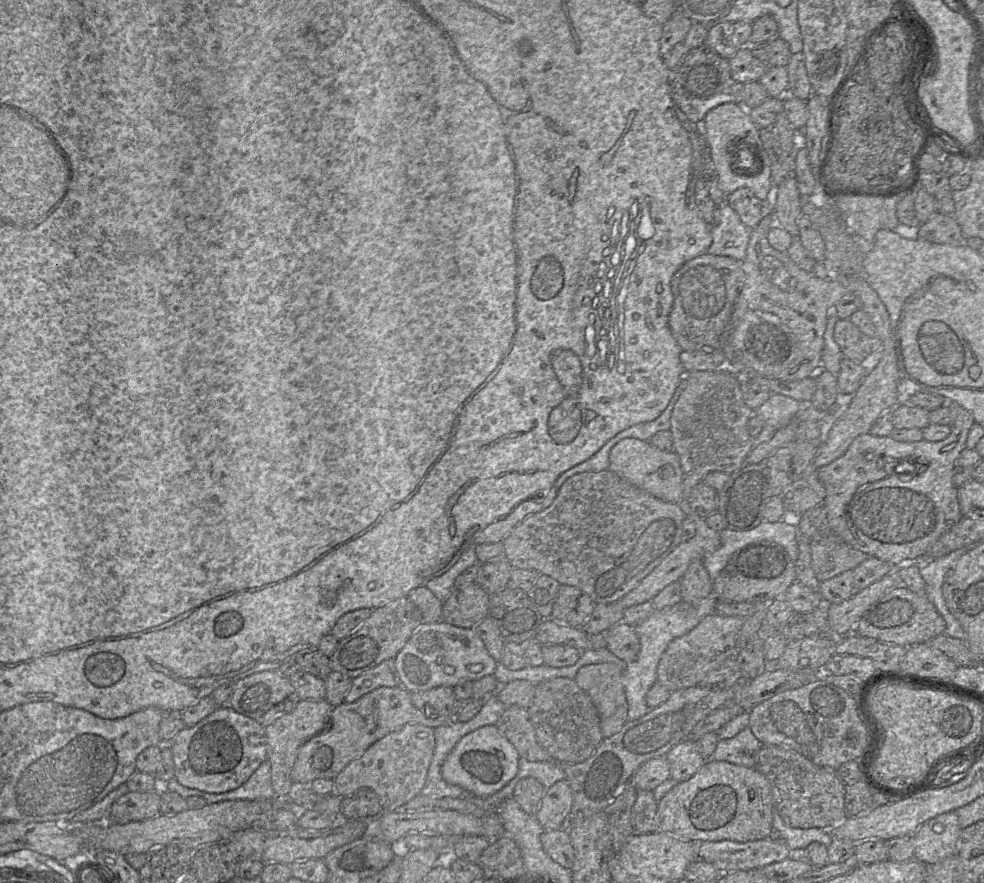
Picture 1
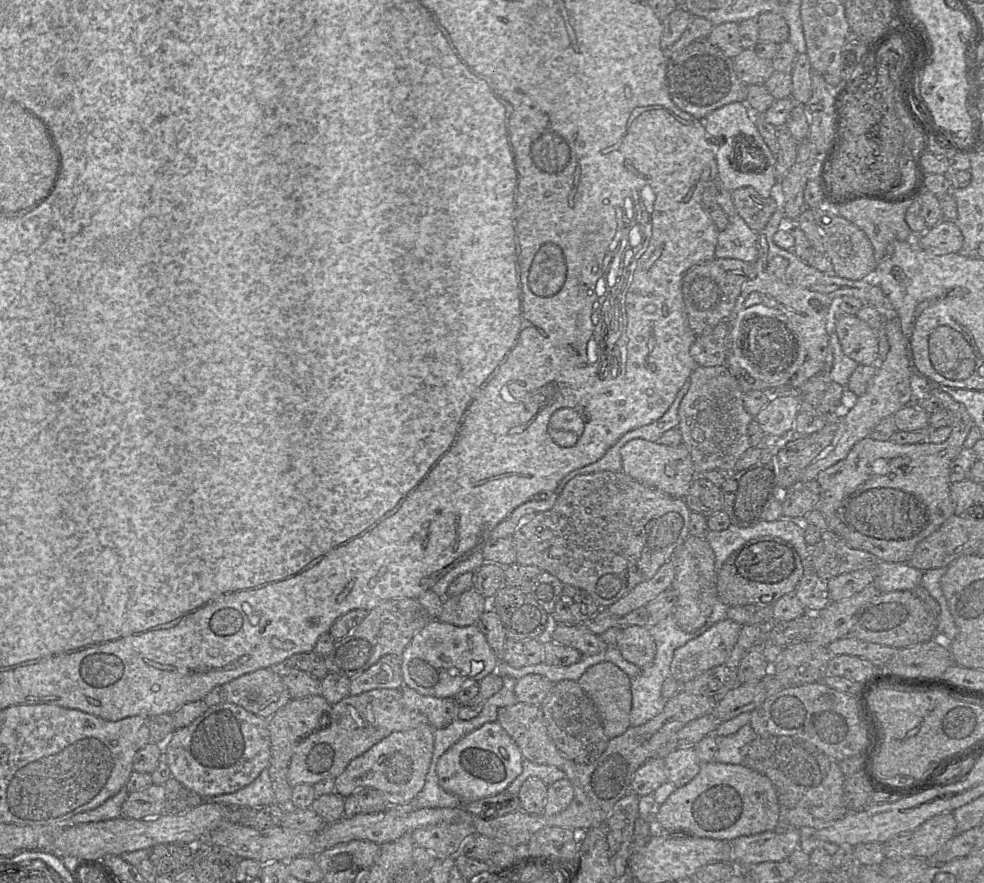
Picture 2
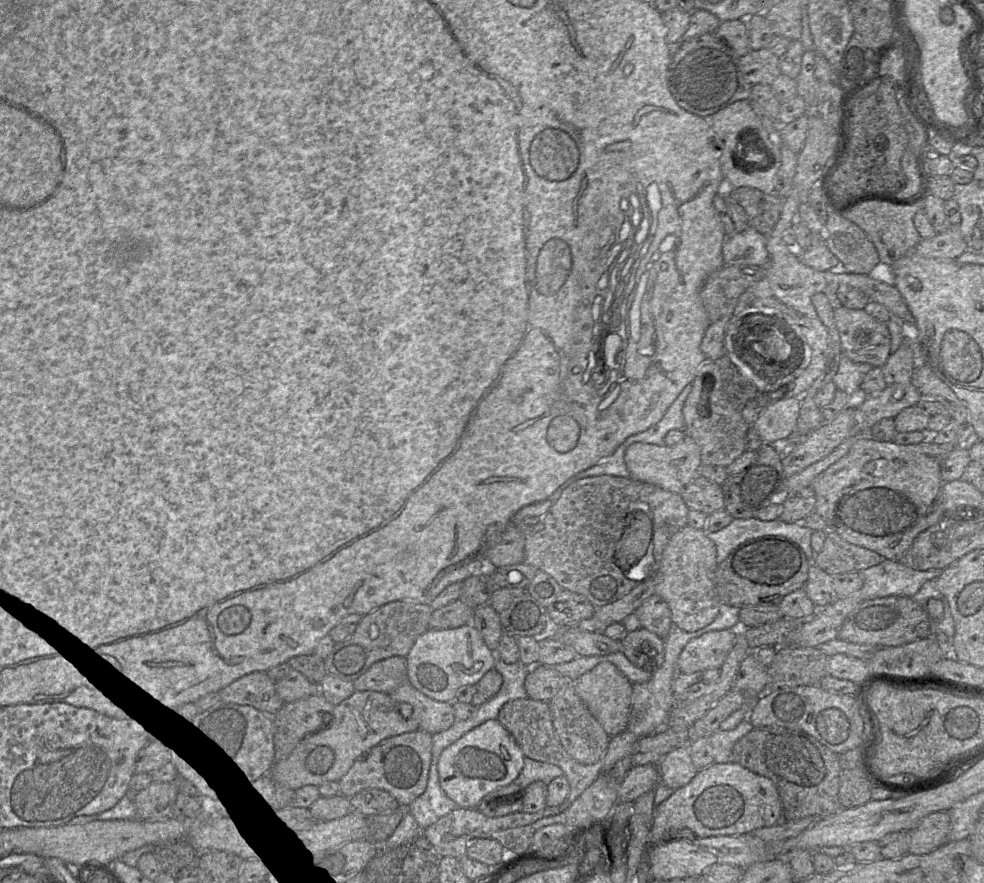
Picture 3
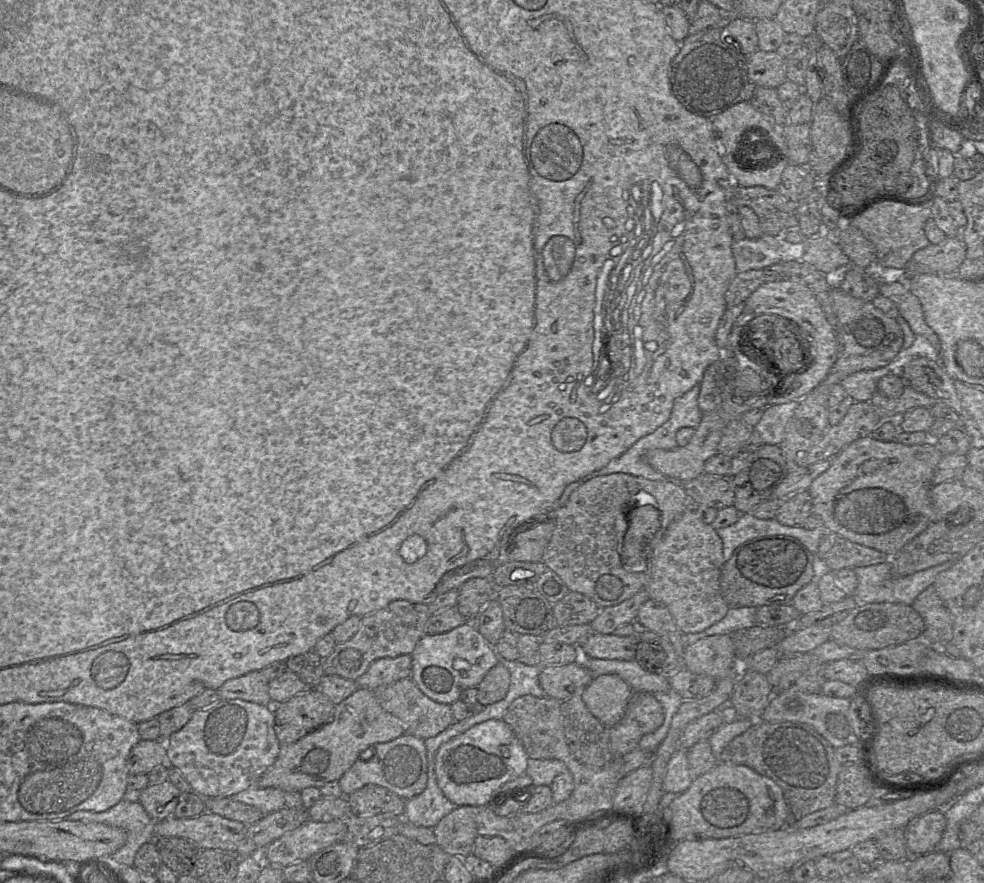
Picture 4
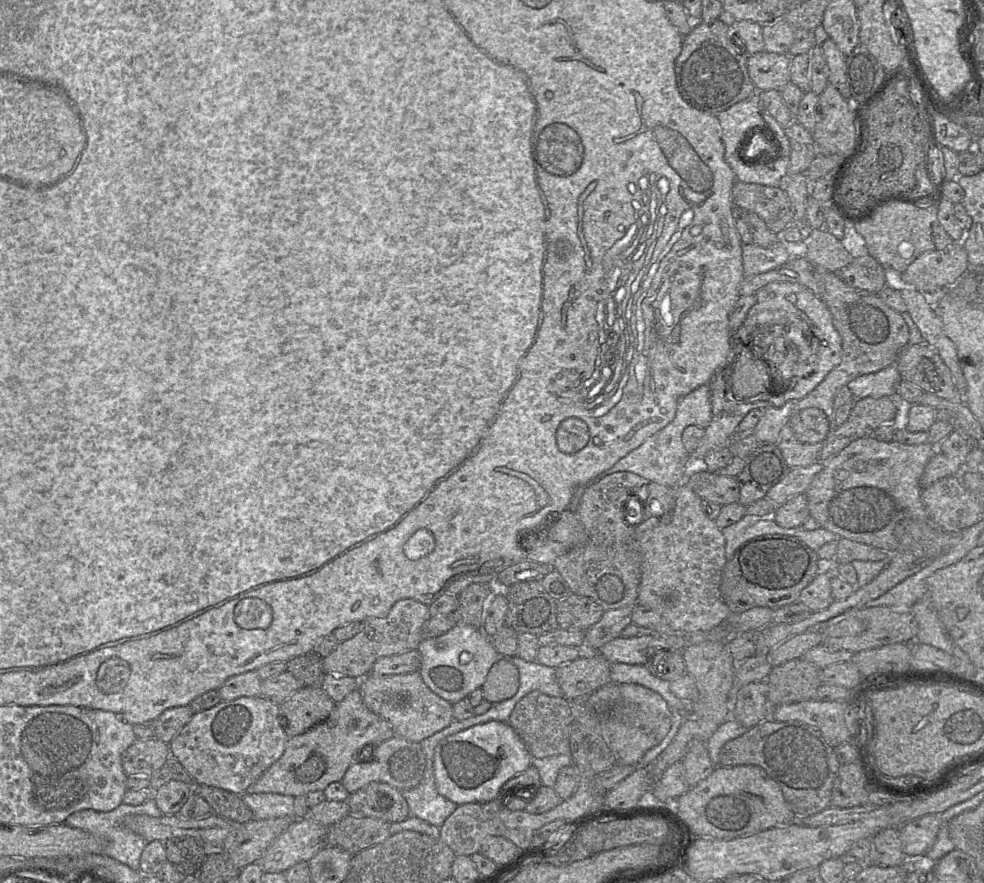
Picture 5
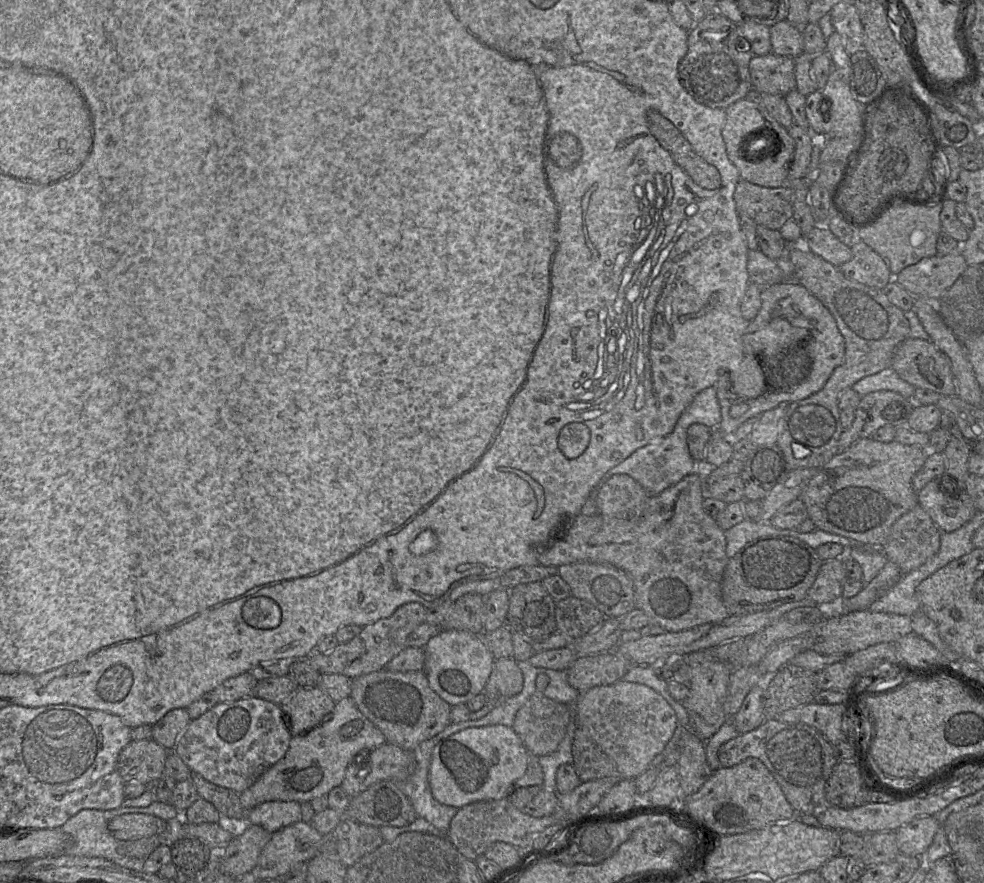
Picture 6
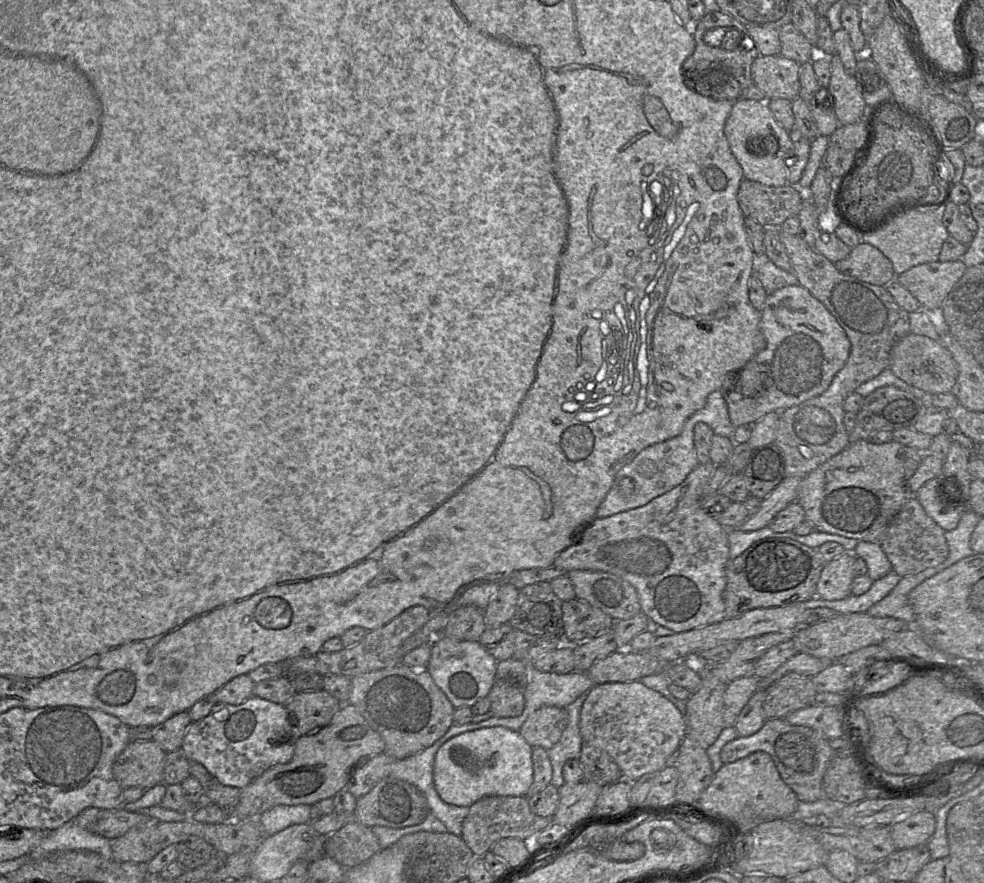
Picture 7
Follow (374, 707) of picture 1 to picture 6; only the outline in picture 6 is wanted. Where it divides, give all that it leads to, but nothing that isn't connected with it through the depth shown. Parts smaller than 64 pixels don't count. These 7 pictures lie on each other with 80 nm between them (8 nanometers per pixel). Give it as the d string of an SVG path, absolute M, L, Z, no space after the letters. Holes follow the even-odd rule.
M347 697L336 703L331 715L321 724L291 738L285 756L240 794L241 805L249 812L269 801L302 803L327 796L332 789L341 787L346 769L352 762L384 743L383 733L358 710L352 698Z

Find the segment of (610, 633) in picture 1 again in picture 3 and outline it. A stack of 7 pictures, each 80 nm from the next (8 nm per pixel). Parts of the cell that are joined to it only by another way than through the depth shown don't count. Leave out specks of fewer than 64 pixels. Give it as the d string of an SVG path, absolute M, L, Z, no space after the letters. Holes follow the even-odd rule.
M645 628L627 632L621 643L621 652L642 670L653 672L664 662L664 640Z

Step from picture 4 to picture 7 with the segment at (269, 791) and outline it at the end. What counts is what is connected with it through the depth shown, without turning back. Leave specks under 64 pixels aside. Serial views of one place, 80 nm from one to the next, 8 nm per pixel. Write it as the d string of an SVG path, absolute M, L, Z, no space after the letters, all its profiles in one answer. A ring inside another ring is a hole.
M277 805L259 816L266 836L274 835L292 825L309 822L312 805Z

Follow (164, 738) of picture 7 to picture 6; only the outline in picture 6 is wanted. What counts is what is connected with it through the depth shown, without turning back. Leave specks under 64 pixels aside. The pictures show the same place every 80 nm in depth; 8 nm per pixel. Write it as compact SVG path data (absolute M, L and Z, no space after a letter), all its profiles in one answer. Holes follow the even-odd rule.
M187 709L171 710L152 726L152 739L168 751L173 751L178 738L187 728L190 721Z

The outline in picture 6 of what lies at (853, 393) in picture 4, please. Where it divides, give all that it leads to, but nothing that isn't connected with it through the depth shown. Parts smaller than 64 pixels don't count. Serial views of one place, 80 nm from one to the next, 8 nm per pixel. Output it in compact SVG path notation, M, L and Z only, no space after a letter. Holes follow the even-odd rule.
M891 367L862 378L851 389L861 397L876 391L892 391L912 400L915 391L915 387L902 380Z

